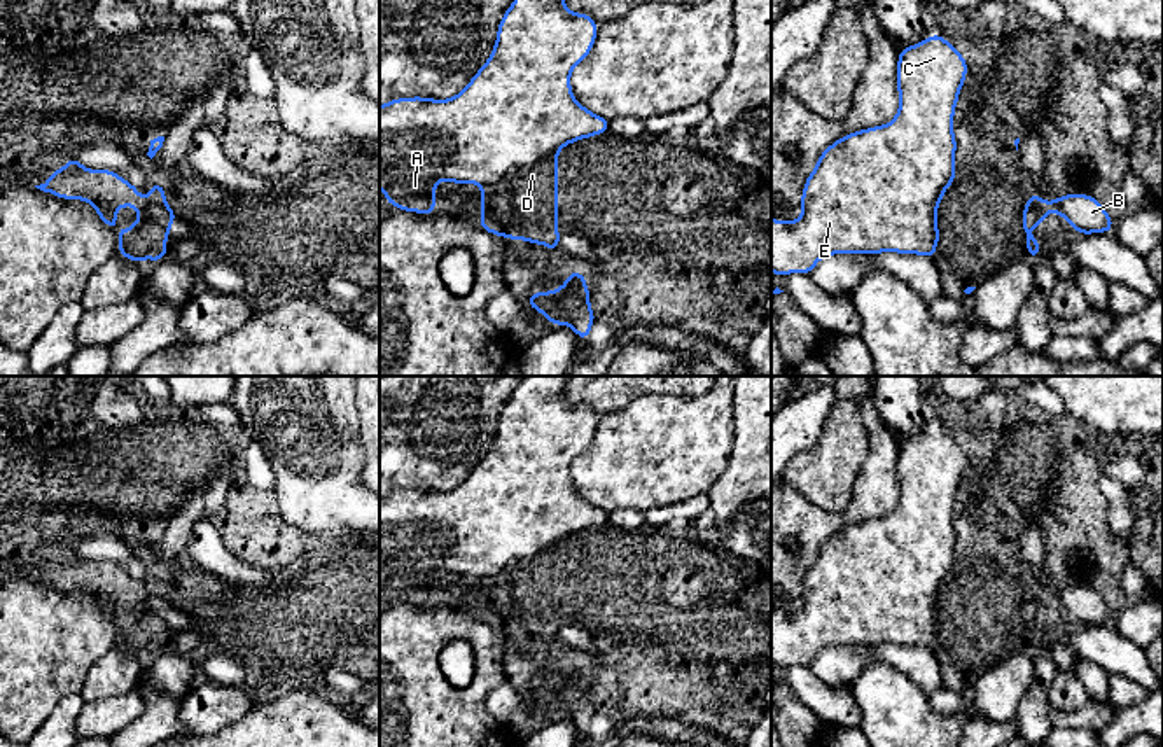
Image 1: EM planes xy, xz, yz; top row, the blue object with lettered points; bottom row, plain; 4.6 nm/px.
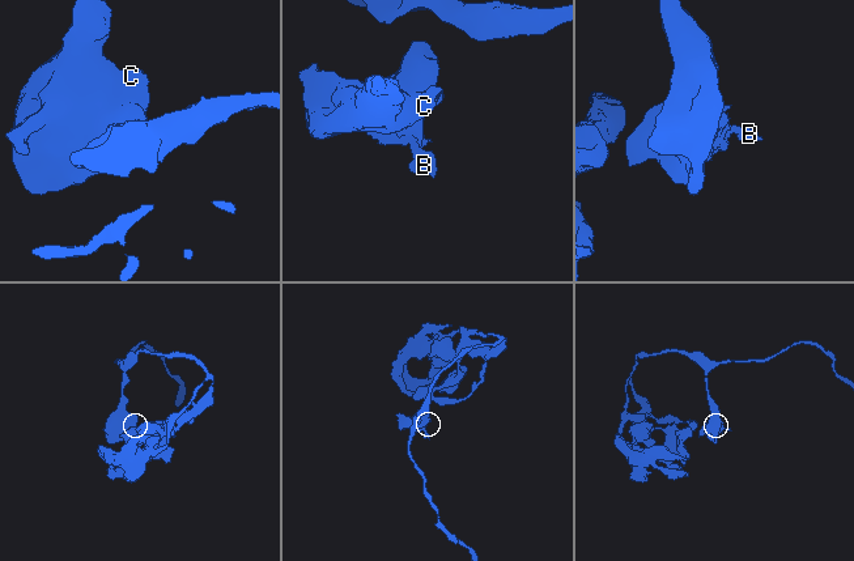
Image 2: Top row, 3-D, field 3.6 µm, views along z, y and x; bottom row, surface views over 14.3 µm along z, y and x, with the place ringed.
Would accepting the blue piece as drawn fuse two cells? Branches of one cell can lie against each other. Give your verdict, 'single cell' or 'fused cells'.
fused cells

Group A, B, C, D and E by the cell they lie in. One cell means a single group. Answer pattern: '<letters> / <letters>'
A C D E / B

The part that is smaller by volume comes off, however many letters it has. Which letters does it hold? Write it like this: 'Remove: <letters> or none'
Remove: B

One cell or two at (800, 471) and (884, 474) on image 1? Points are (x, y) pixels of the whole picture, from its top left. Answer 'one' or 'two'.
one

